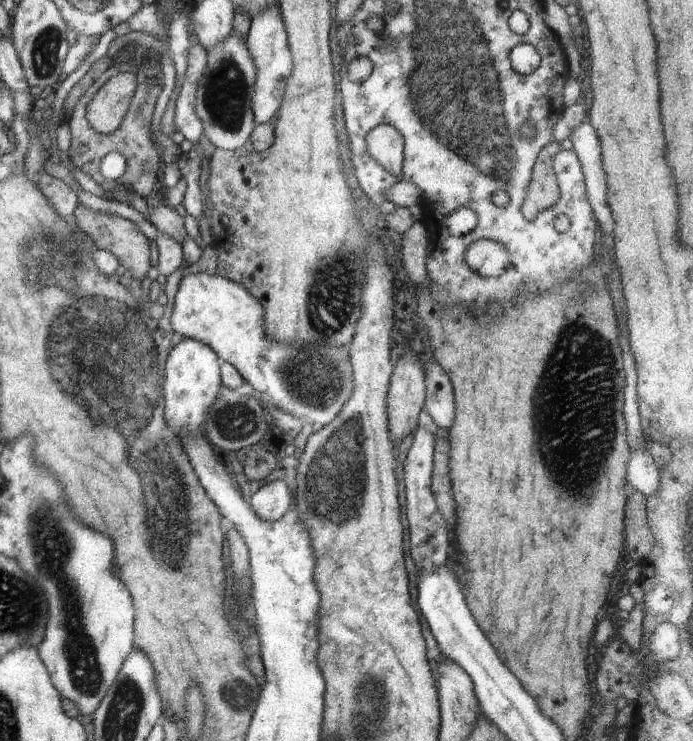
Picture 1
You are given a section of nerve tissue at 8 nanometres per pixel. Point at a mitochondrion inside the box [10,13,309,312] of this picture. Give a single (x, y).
(224, 97)

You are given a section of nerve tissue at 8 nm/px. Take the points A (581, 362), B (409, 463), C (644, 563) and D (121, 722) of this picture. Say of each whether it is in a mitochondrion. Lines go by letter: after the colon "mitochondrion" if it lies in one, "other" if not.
A: mitochondrion
B: other
C: other
D: mitochondrion

